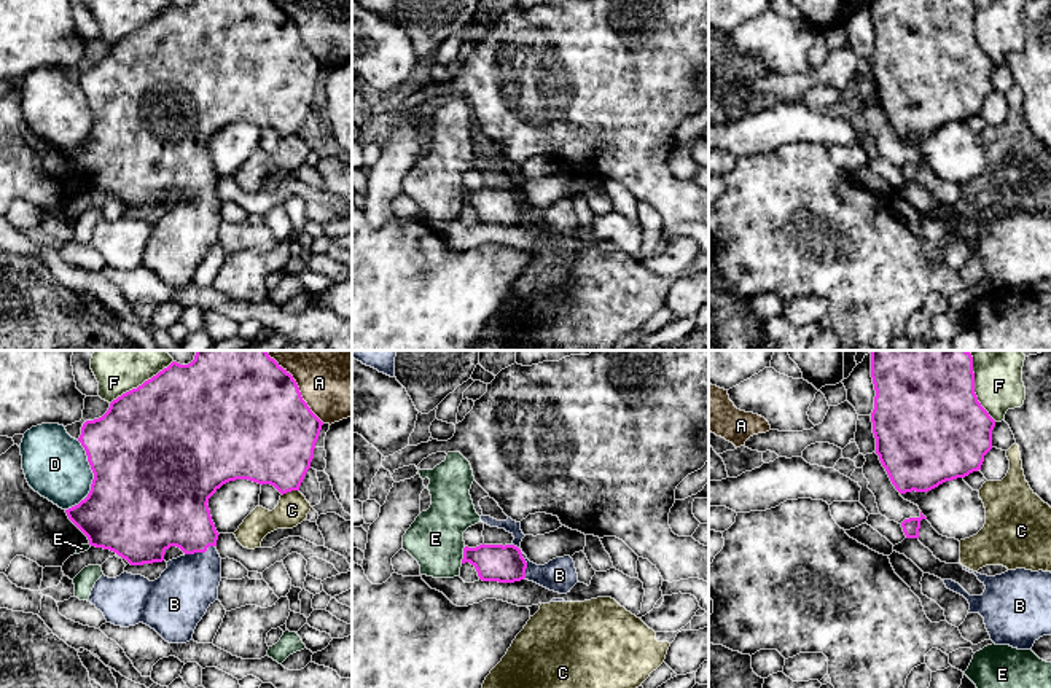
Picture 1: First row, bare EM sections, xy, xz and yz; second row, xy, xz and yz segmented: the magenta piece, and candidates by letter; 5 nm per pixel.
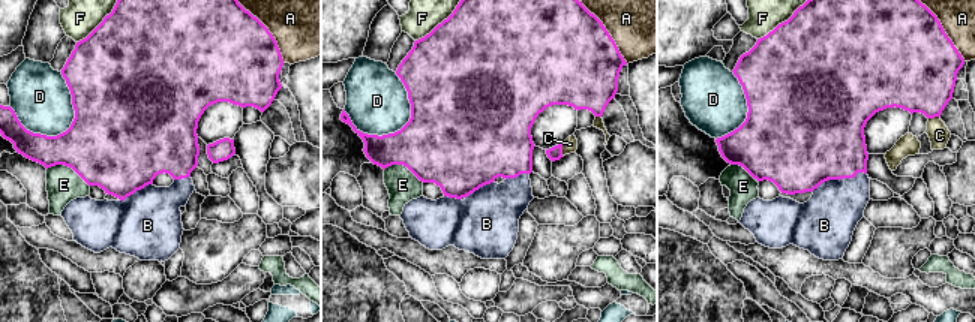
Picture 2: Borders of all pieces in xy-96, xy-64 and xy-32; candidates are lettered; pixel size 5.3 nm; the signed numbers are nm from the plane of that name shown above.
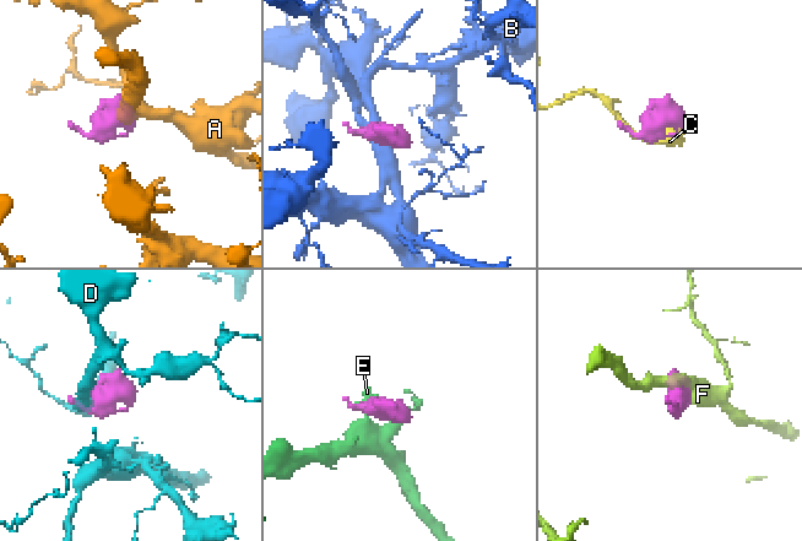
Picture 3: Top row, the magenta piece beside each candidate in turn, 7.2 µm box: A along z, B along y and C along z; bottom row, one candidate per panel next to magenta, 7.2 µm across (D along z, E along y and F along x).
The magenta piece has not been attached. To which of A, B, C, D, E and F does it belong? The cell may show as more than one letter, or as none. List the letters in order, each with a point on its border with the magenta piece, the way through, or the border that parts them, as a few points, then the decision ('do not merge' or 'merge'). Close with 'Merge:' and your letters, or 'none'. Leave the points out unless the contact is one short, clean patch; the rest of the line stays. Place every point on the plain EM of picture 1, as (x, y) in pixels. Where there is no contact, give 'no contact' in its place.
A: xy (298, 32) | do not merge
B: xz (524, 203) | across xz (494, 206), (524, 203), (537, 217), (559, 218) | merge
C: xy (290, 134) | do not merge
D: xy (91, 110) | do not merge
E: xz (464, 198) | do not merge
F: yz (973, 32) | do not merge
Merge: B

